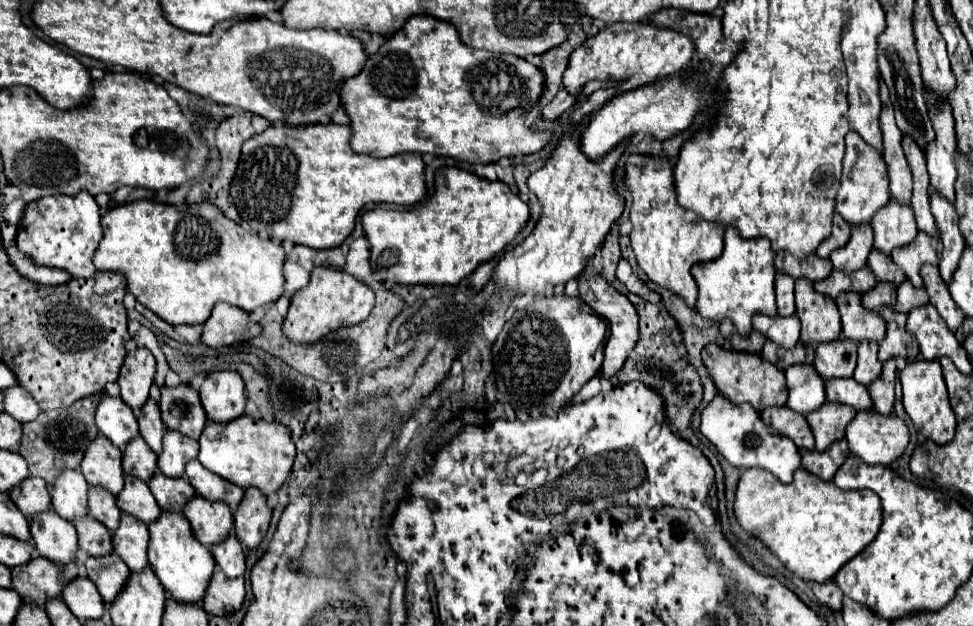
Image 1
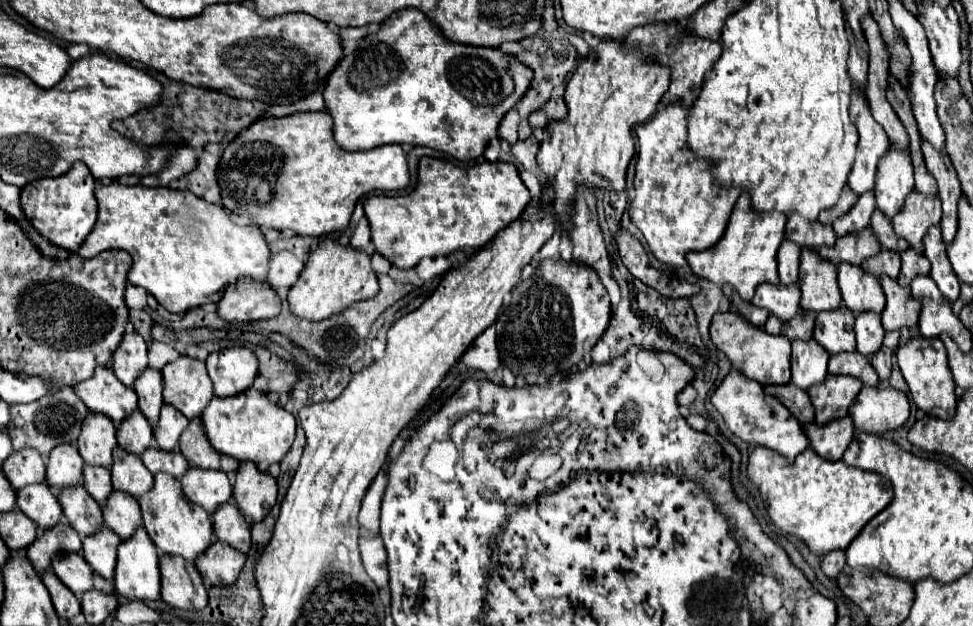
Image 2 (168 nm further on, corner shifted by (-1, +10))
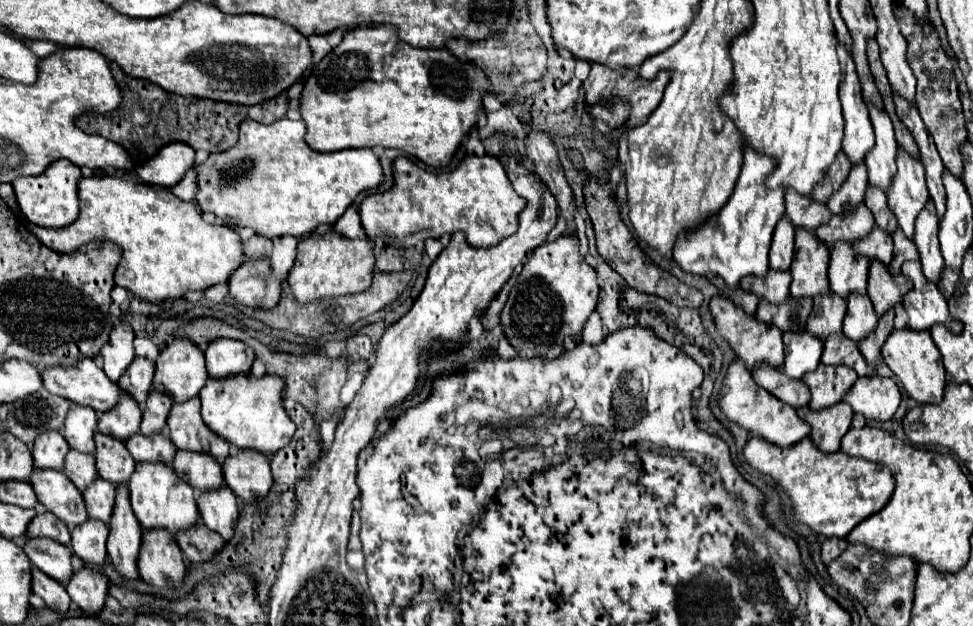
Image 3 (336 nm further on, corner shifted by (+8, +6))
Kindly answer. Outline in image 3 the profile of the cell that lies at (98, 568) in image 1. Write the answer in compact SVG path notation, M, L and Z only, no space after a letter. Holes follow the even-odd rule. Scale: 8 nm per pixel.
M88 518L72 530L72 550L84 560L86 566L102 568L106 560L106 538L108 526L100 520Z

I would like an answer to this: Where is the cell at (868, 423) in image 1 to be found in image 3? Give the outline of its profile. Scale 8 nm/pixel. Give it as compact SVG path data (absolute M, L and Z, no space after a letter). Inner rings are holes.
M862 376L844 394L844 402L860 412L870 422L886 422L894 416L900 404L900 388L892 378Z

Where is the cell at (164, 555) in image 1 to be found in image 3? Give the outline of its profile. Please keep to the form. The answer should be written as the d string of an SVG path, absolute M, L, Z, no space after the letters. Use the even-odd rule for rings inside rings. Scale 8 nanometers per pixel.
M138 464L132 474L132 482L128 482L132 510L140 520L142 528L168 528L172 534L178 530L186 530L198 522L198 506L192 488L184 484L172 472L172 466L164 468L164 464Z

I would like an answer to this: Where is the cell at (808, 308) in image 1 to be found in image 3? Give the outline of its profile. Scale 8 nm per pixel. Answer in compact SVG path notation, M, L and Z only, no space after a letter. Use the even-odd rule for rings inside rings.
M796 232L796 248L794 248L794 260L790 266L792 284L790 294L794 298L804 296L816 296L816 294L828 294L828 268L830 250L816 240L814 232Z

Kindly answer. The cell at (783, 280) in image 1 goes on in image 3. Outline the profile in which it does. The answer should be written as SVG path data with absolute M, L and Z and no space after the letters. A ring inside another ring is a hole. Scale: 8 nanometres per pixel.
M782 216L776 224L770 248L770 266L774 270L788 270L794 256L794 228L788 224L788 216Z

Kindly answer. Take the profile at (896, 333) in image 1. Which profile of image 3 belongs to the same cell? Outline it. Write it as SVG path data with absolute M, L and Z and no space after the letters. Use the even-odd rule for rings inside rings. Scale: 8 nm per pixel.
M872 260L868 272L868 296L874 304L878 316L882 316L888 308L902 302L902 296L912 288L912 282L900 274L892 276L880 260Z

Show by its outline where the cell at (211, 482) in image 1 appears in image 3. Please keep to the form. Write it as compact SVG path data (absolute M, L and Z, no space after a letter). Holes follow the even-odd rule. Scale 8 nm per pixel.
M200 398L172 406L168 414L168 434L176 448L208 452L220 464L224 464L224 458L230 452L230 444L224 444L220 436L212 436L204 420L200 420Z

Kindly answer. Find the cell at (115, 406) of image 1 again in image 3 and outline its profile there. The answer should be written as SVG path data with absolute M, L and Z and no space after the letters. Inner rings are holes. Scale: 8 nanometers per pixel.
M92 358L80 360L72 368L46 368L40 376L44 376L48 392L64 396L74 404L90 406L98 414L114 408L120 396L118 384L108 380Z

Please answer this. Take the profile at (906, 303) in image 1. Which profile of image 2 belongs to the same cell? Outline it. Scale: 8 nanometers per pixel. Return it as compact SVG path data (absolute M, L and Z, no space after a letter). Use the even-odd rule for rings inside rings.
M909 248L909 250L905 250L905 252L901 254L901 272L899 272L897 282L899 282L899 286L909 286L915 276L921 276L921 274L927 276L929 270L931 270L929 260L927 260L925 256L915 254L915 252Z

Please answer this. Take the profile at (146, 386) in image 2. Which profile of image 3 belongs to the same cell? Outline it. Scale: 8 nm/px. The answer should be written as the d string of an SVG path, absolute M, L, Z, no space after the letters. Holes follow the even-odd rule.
M136 356L136 360L126 368L124 376L120 376L118 386L126 390L138 404L144 404L152 390L152 376L154 362L144 356Z

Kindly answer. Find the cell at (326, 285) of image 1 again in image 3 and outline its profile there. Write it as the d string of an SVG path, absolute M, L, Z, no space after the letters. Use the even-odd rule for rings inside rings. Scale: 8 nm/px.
M328 230L324 236L320 234L310 234L308 238L300 238L298 242L298 256L294 260L292 272L288 272L288 282L290 288L300 304L326 298L326 296L348 296L348 294L358 294L364 292L370 282L372 282L372 272L374 272L374 242L368 238L362 240L348 240L342 234Z

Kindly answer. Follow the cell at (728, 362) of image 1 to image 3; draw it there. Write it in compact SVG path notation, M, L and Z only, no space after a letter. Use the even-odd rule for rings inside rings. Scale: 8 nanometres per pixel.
M714 296L710 300L710 310L716 320L718 334L728 340L728 344L734 348L740 360L746 362L746 366L752 370L756 362L768 362L776 368L784 362L784 348L782 348L782 332L780 328L772 328L772 324L760 324L754 316L748 316L742 308L738 308L732 300L726 296Z

